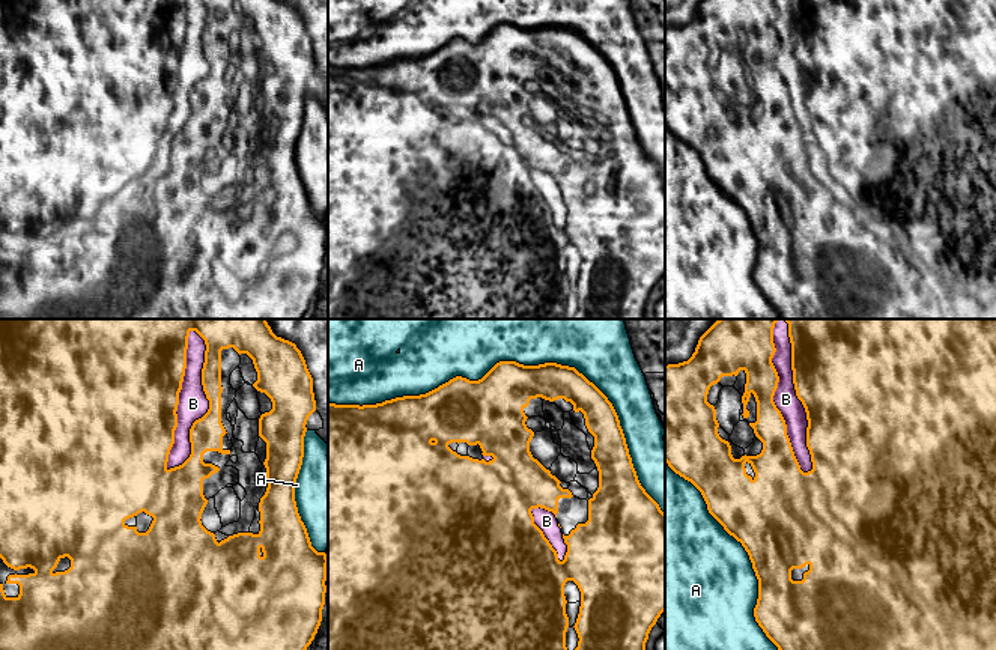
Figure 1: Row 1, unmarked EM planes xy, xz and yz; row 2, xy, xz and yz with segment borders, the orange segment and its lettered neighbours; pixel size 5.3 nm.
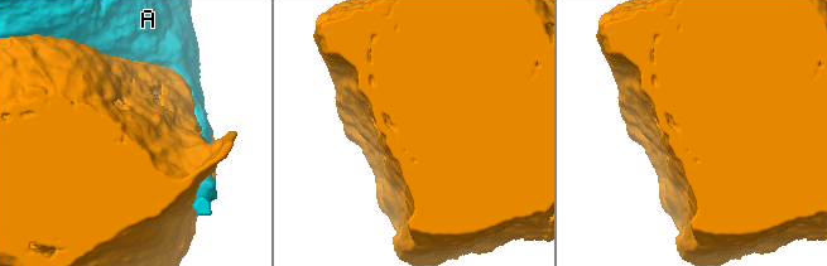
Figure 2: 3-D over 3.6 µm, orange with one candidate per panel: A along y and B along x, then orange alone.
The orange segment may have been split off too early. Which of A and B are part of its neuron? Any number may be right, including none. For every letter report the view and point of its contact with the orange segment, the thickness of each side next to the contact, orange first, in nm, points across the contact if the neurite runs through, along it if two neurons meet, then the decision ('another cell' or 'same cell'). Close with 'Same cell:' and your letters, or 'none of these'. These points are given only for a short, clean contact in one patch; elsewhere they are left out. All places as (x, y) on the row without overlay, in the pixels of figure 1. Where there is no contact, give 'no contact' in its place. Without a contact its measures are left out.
A: xz (525, 29) | 300/190 nm | another cell
B: xy (209, 71) | 180/160 nm | same cell
Same cell: B

